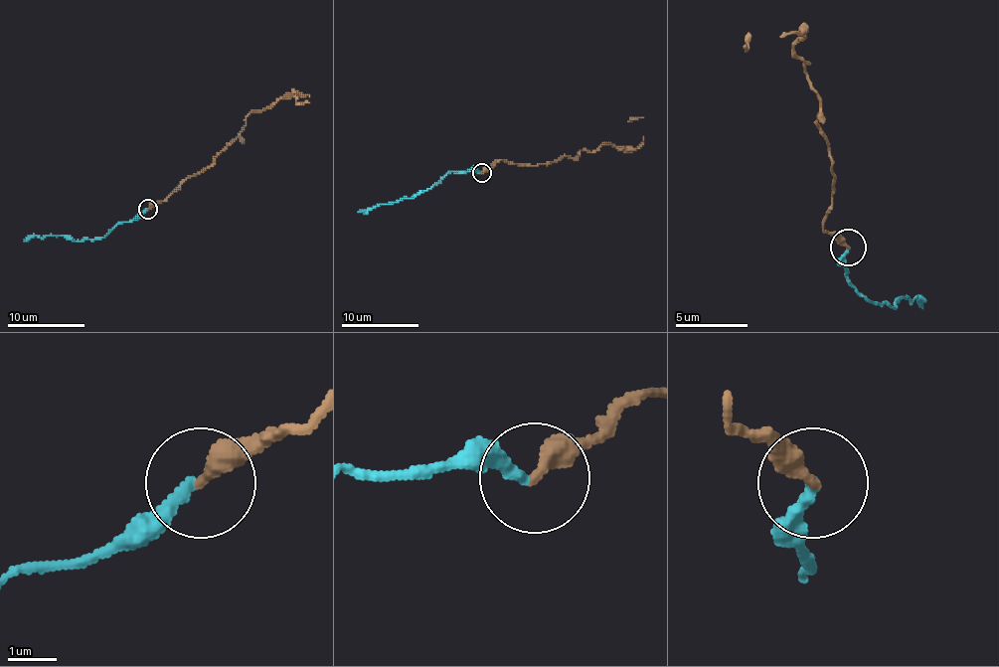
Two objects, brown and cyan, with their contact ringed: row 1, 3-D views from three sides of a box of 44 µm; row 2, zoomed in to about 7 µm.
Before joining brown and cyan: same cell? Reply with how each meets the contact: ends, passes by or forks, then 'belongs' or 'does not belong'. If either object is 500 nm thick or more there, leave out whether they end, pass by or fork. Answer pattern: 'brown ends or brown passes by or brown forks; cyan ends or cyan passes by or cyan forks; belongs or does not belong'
brown ends; cyan ends; belongs

